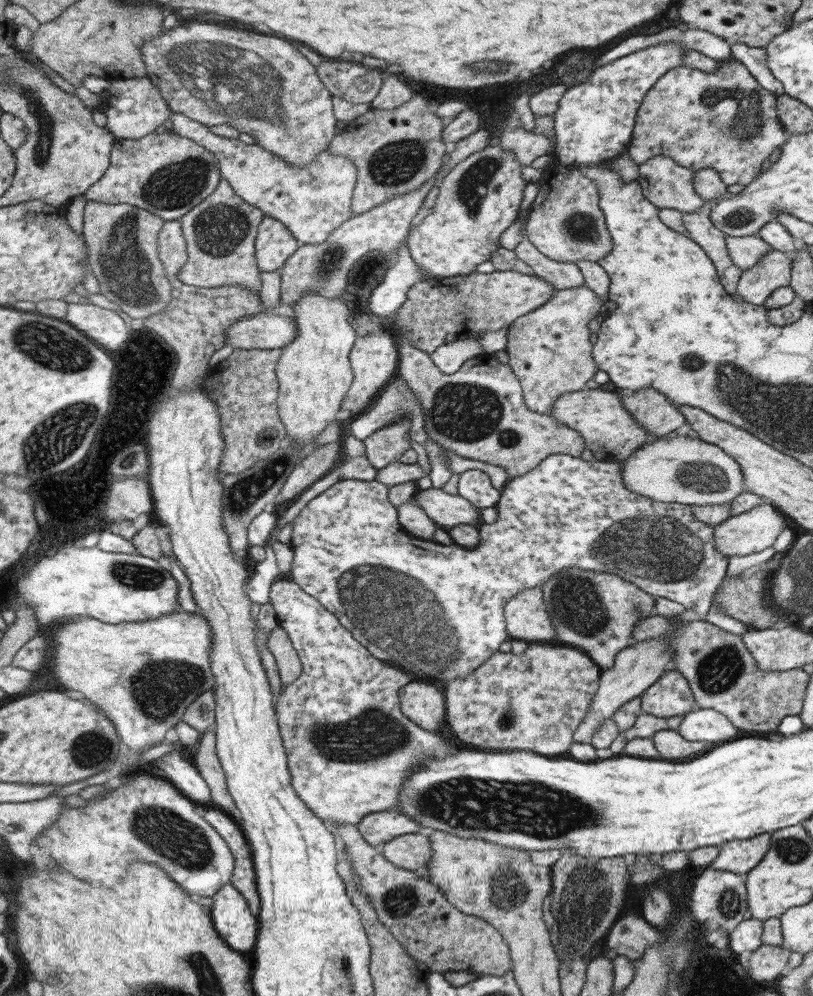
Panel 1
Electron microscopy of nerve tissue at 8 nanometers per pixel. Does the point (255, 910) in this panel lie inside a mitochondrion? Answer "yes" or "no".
no

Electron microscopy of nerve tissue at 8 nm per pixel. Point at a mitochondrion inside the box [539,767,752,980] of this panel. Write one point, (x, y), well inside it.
(583, 901)

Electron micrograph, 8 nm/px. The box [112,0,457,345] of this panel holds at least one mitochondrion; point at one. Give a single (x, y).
(221, 80)

